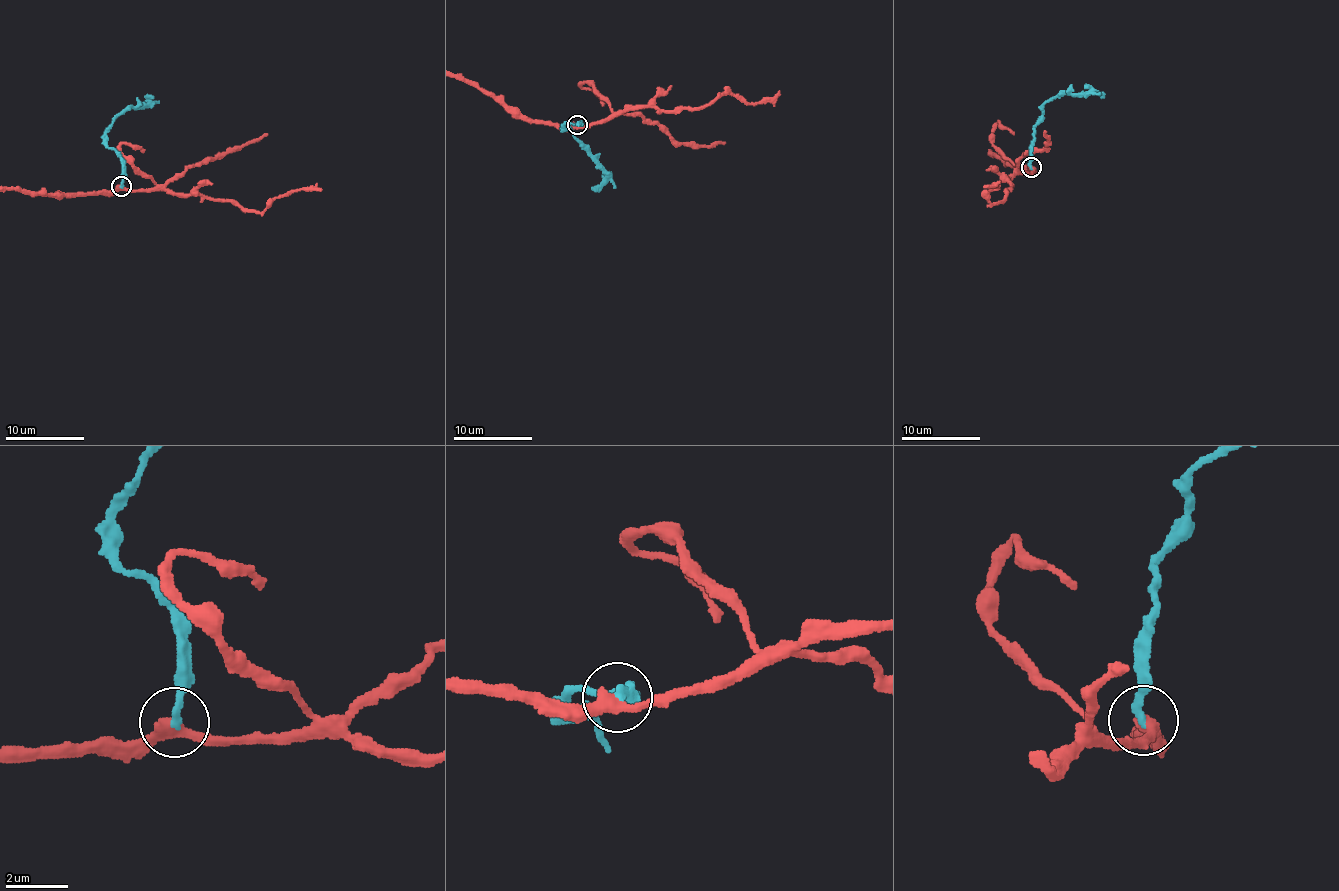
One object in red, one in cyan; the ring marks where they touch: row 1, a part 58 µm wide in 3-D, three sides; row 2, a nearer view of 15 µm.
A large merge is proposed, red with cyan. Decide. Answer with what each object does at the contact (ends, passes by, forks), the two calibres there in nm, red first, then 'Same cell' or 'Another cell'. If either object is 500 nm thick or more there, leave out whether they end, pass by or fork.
At the ring red passes by. At the ring cyan ends. Thickness 400 nm (red) against 240 nm. Another cell

